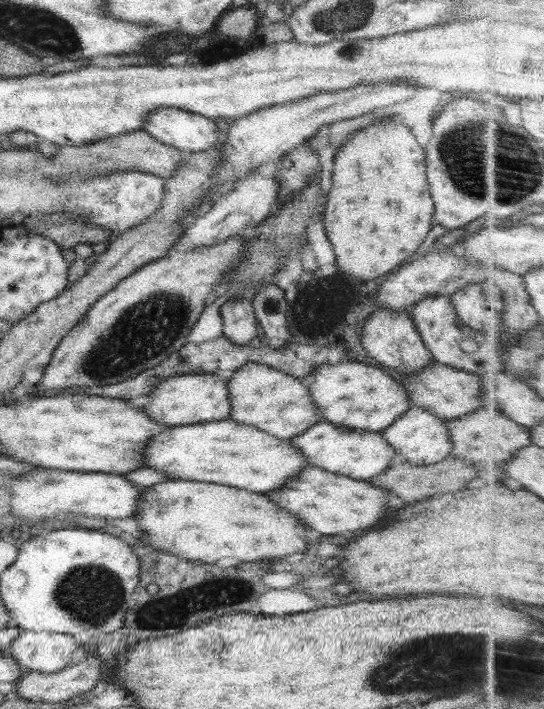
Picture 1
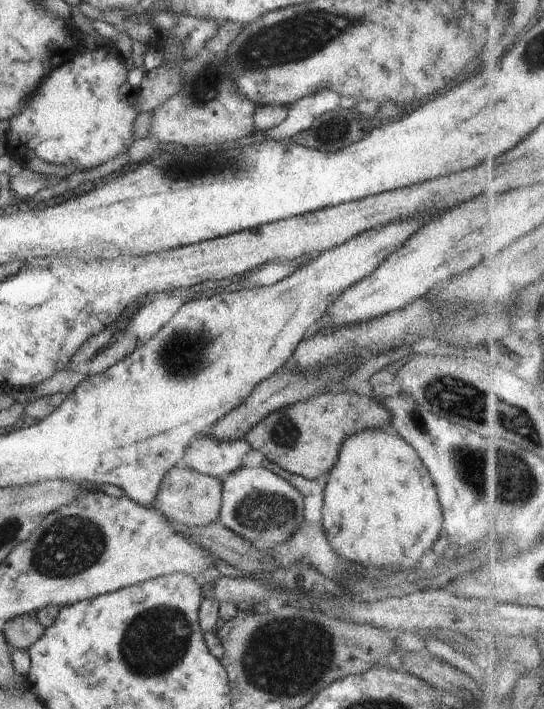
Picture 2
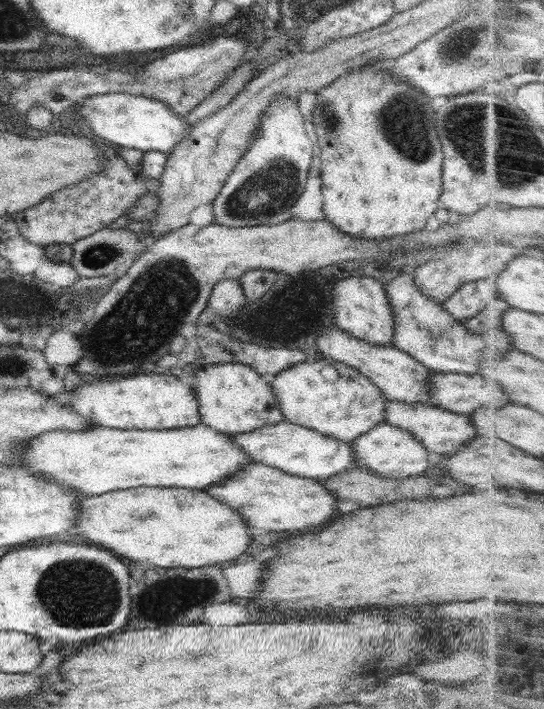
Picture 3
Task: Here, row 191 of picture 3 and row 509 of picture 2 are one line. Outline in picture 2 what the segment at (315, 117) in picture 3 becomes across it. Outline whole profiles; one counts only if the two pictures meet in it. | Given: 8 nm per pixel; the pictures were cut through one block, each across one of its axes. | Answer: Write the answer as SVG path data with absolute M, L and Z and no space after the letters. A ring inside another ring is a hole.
M384 429L356 432L354 436L345 438L340 448L336 466L329 470L330 478L323 486L324 506L320 524L330 548L346 562L362 568L379 568L384 575L417 568L422 556L432 550L443 530L442 507L424 462L402 437L388 434Z

